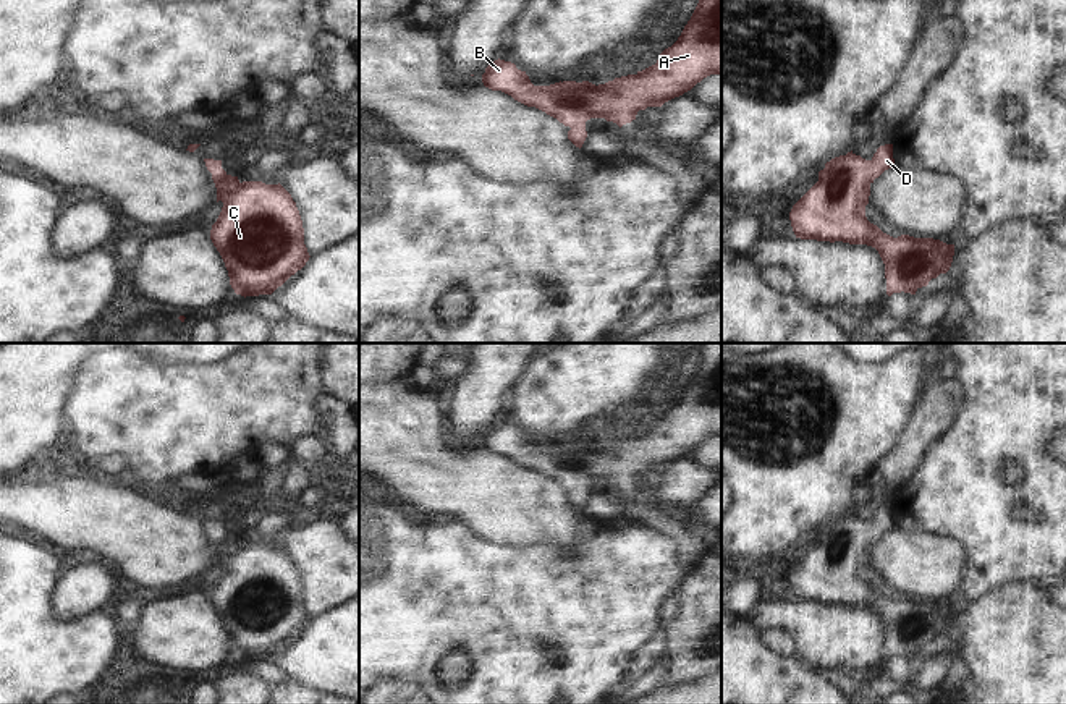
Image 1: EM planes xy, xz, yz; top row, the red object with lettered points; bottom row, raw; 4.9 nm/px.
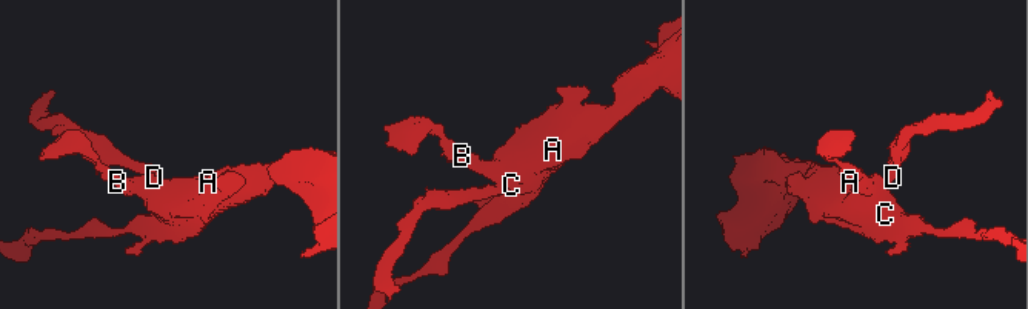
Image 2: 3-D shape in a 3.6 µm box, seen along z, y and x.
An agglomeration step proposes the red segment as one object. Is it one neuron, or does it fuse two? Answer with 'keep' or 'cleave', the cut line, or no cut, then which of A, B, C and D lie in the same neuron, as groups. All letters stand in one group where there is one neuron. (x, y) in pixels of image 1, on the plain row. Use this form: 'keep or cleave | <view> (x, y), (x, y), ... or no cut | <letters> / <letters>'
keep | no cut | A B C D

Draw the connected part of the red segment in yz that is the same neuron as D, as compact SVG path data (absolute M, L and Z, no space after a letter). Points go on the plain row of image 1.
M893 507L880 508L870 523L852 513L831 521L819 534L819 544L793 568L789 583L801 602L875 610L885 626L886 657L916 657L950 633L954 607L909 597L893 600L867 583L870 547L893 528Z

